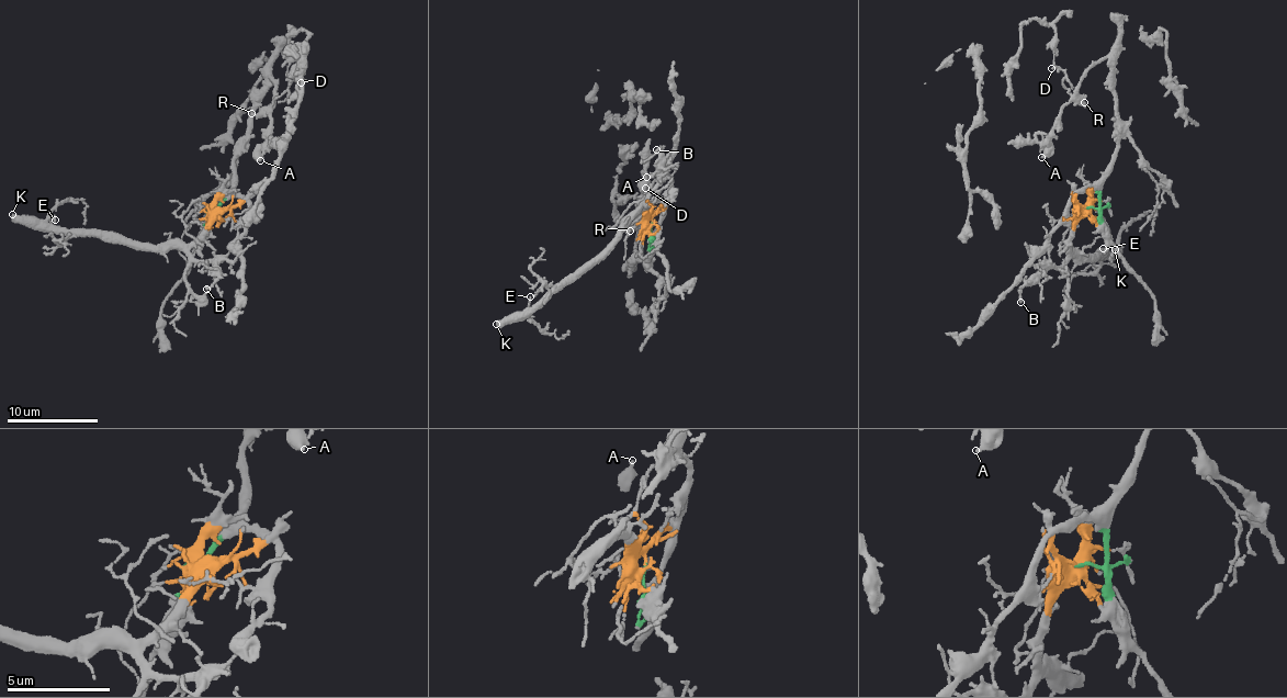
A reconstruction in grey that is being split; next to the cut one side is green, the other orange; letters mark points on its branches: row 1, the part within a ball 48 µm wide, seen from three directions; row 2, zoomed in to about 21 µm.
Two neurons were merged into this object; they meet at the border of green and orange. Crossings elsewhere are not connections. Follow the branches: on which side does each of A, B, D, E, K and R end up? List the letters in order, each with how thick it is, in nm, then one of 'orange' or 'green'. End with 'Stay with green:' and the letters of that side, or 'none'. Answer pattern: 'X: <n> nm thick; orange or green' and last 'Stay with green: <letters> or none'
A: 380 nm thick; green
B: 150 nm thick; orange
D: 70 nm thick; green
E: 120 nm thick; orange
K: 500 nm thick; orange
R: 240 nm thick; green
Stay with green: A, D, R

